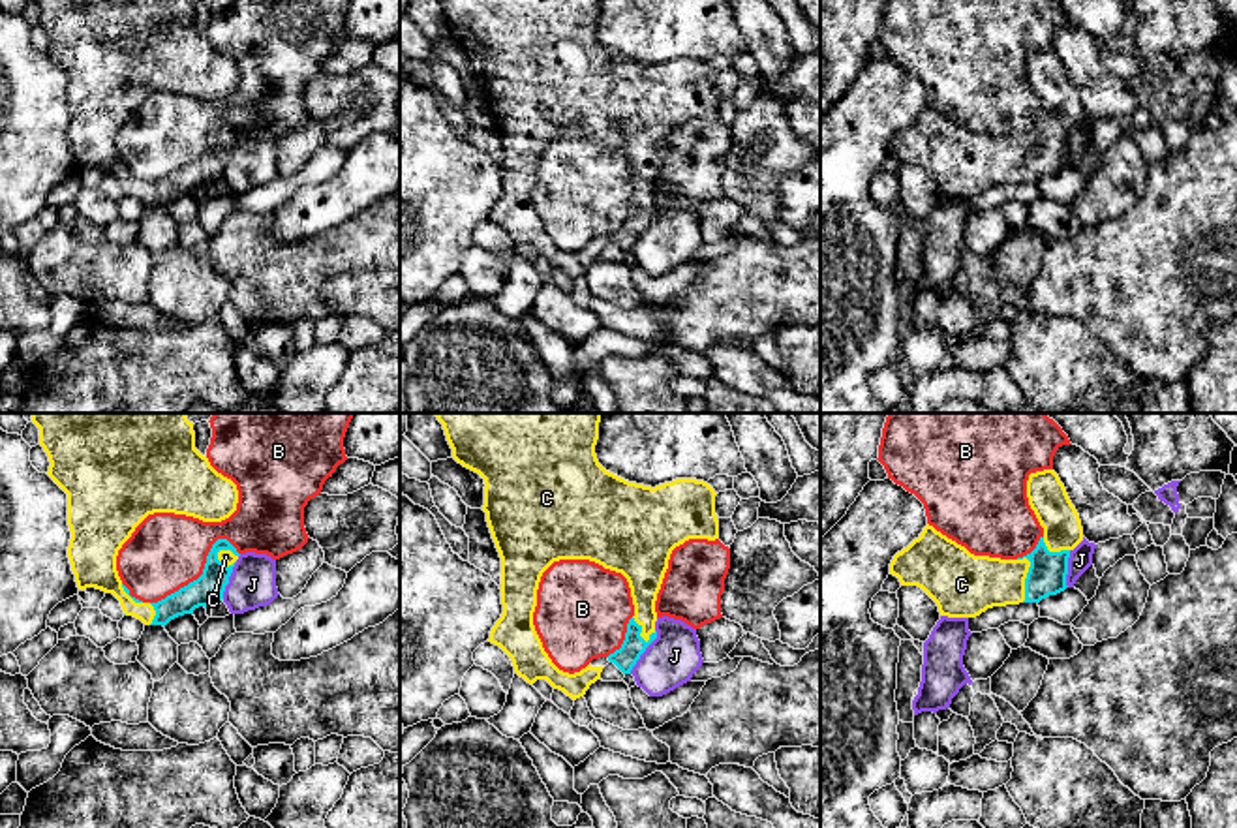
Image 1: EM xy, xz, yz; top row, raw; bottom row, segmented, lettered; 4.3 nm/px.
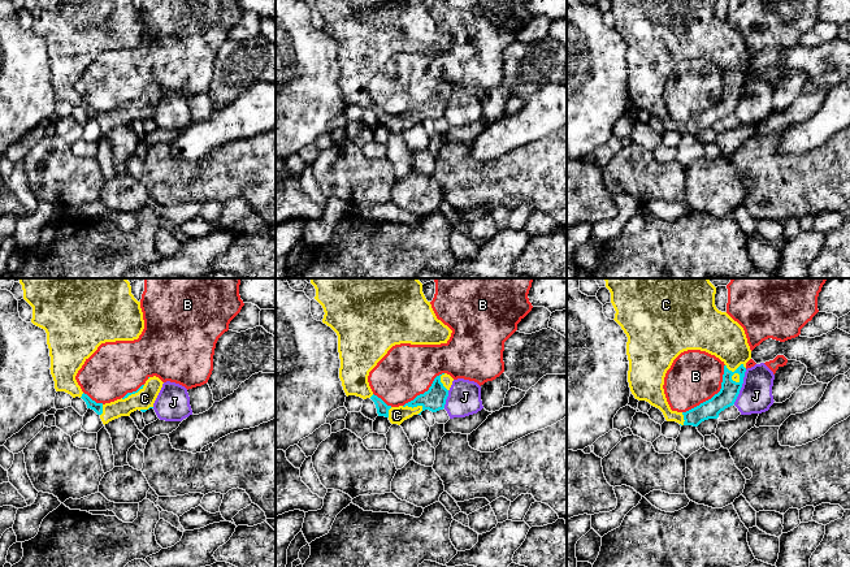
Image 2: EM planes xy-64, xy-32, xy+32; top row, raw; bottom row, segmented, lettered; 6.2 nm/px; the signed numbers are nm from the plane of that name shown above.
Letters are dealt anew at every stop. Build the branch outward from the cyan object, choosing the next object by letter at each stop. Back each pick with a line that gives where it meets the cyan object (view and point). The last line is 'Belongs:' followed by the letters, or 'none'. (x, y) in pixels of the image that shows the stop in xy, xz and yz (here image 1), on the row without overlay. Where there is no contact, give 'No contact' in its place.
C: Touches cyan at yz (1025, 158)
Belongs: C

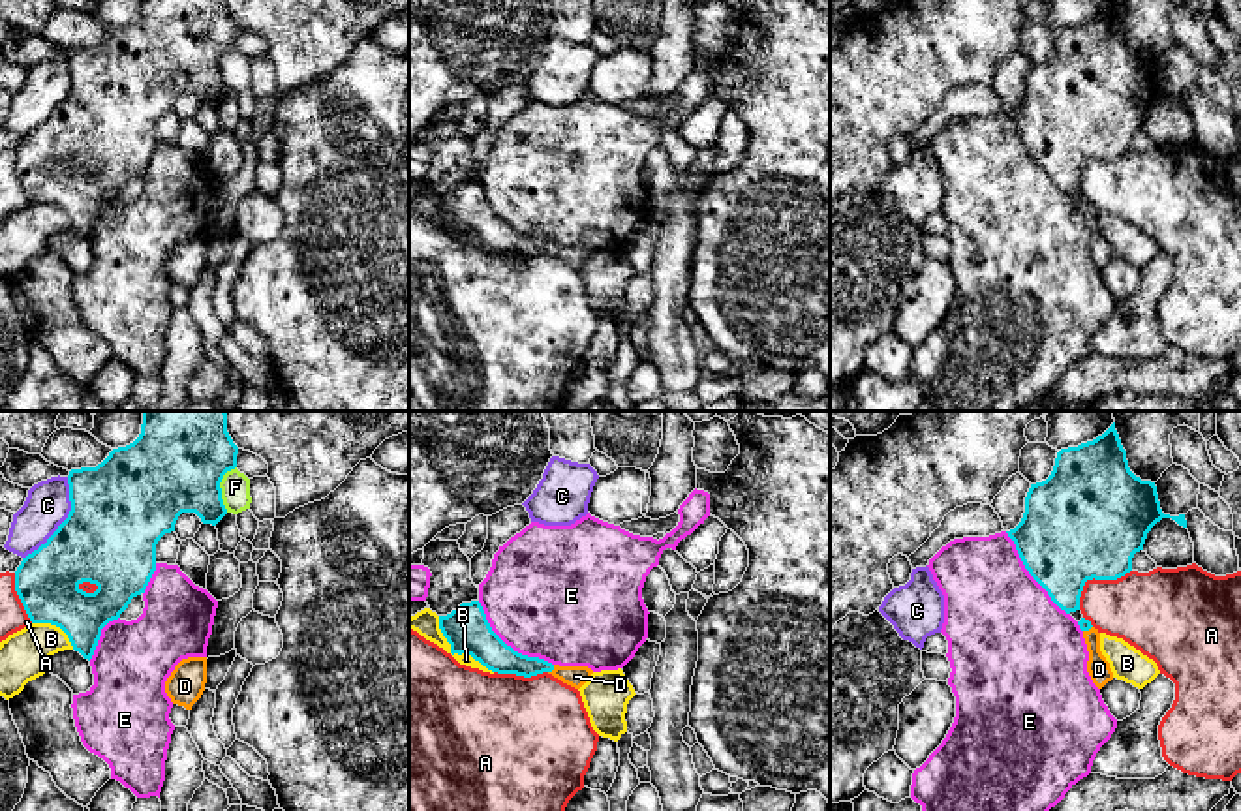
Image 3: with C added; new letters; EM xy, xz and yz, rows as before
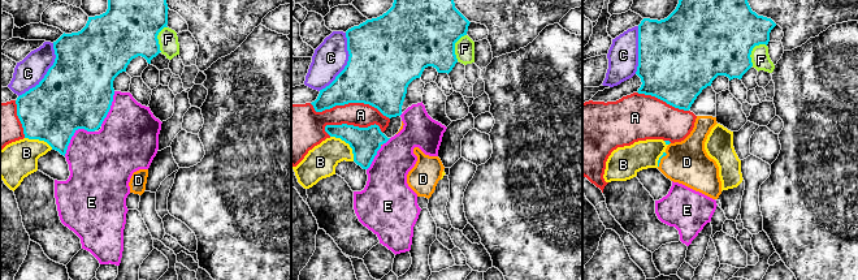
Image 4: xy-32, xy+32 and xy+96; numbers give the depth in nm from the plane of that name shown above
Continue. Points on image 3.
D: Touches cyan at xz (552, 248)
Belongs: D

